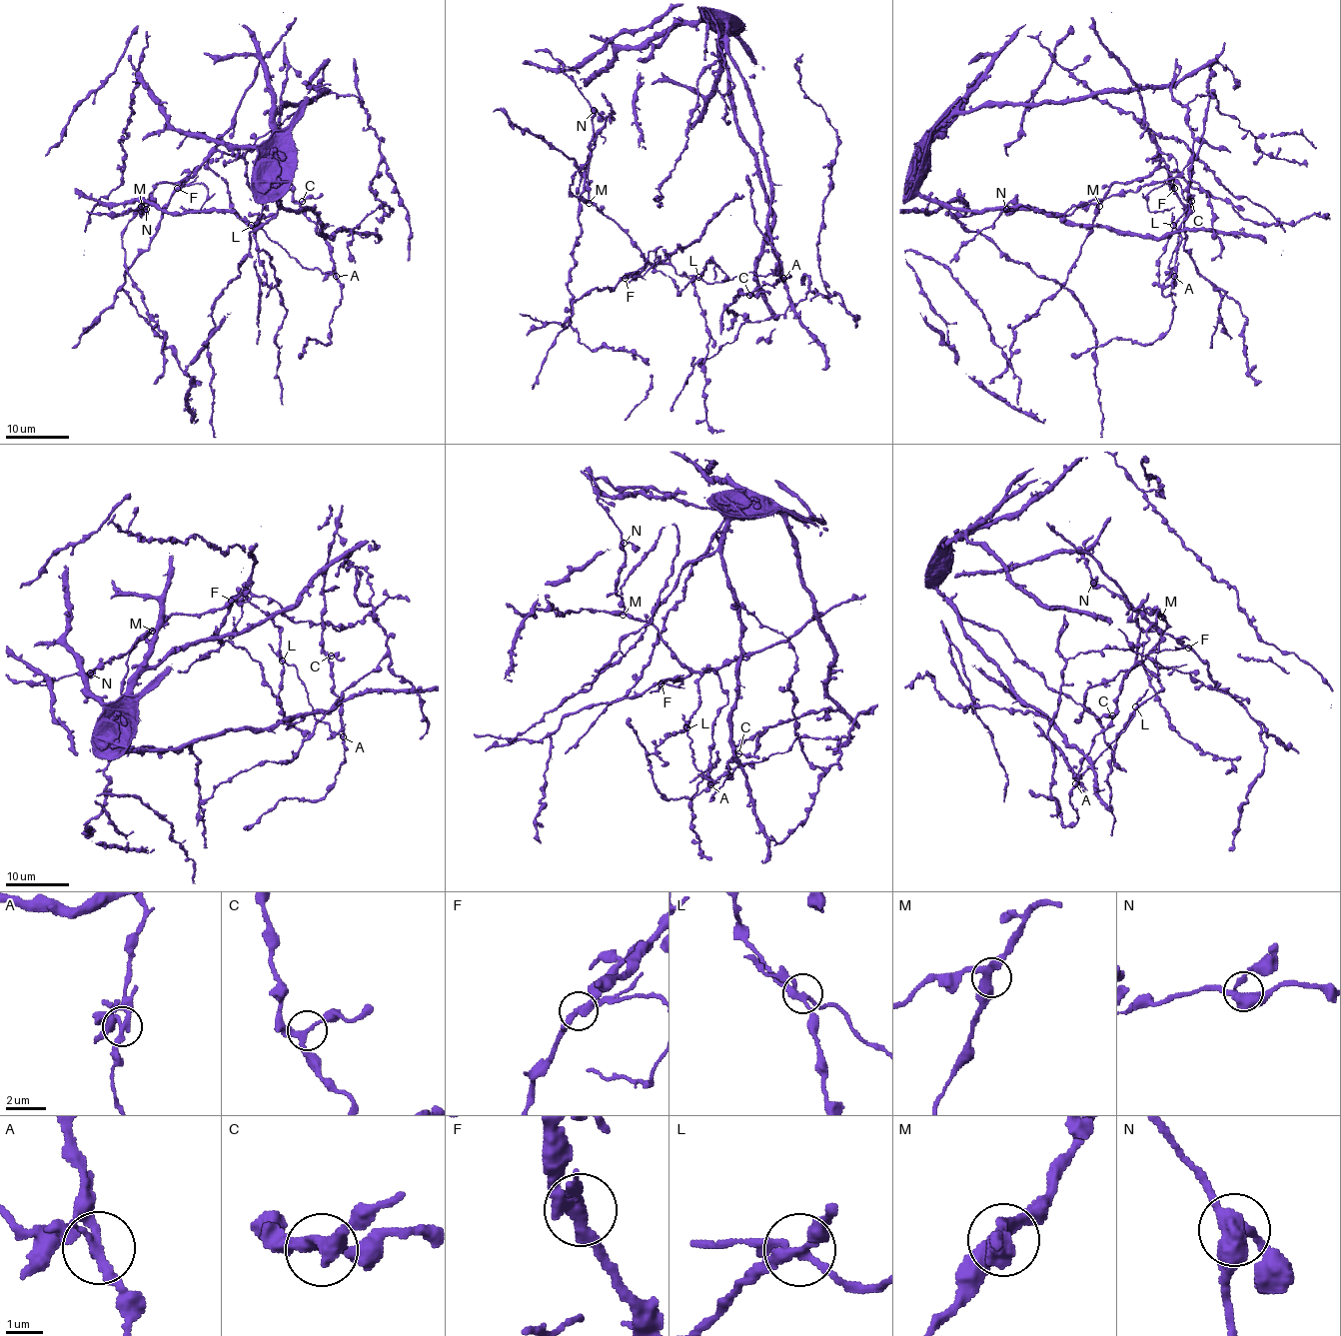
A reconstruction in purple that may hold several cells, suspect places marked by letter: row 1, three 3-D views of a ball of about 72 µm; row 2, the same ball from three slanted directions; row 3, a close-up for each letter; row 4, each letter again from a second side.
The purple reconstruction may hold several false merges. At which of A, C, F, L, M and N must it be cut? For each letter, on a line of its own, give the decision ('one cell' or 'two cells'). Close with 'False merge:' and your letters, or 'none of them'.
A: two cells
C: one cell
F: two cells
L: two cells
M: one cell
N: one cell
False merge: A, F, L

